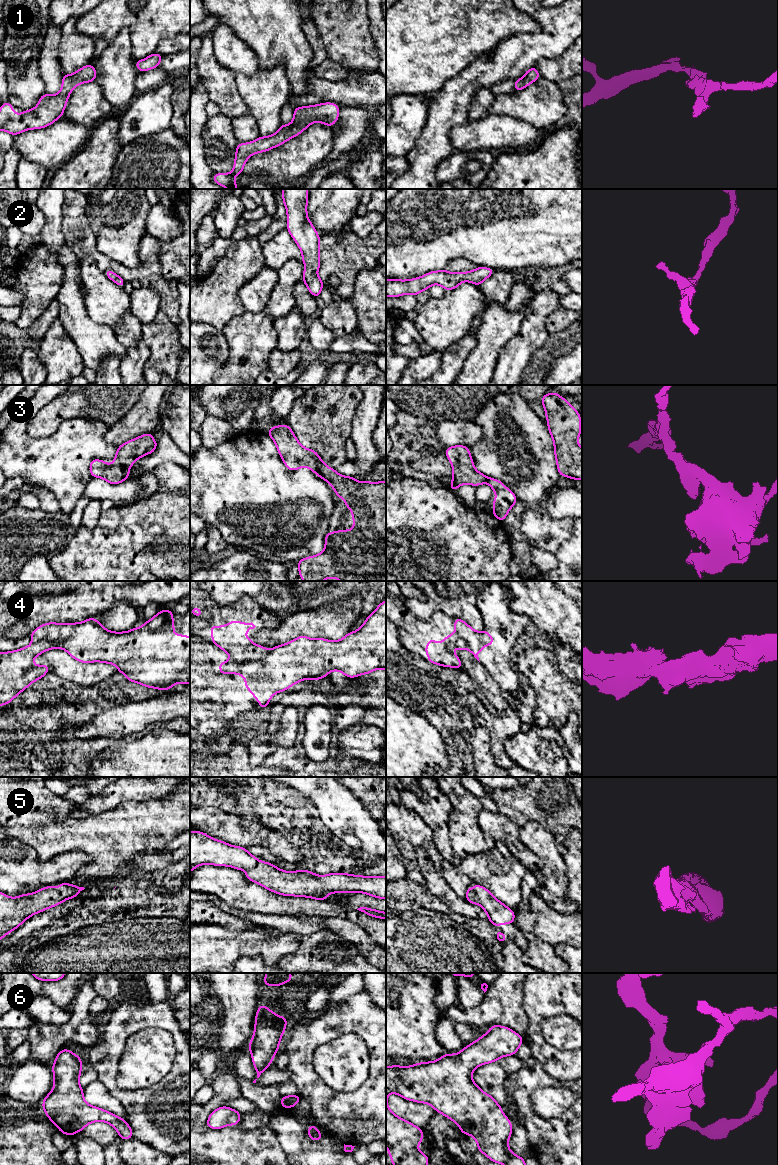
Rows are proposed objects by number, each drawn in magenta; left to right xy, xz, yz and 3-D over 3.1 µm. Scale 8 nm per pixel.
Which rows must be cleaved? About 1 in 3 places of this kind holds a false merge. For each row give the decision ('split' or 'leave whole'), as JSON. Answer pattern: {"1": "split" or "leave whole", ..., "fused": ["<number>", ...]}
{"1": "leave whole", "2": "leave whole", "3": "leave whole", "4": "split", "5": "leave whole", "6": "leave whole", "fused": ["4"]}

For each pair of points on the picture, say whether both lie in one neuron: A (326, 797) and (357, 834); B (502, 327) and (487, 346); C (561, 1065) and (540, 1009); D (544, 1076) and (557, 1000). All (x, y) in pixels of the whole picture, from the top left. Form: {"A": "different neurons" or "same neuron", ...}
{"A": "same neuron", "B": "same neuron", "C": "same neuron", "D": "different neurons"}

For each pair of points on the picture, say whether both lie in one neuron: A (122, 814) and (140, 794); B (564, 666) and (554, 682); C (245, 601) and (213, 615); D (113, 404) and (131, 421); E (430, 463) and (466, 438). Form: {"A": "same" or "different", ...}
{"A": "different", "B": "different", "C": "same", "D": "different", "E": "different"}

